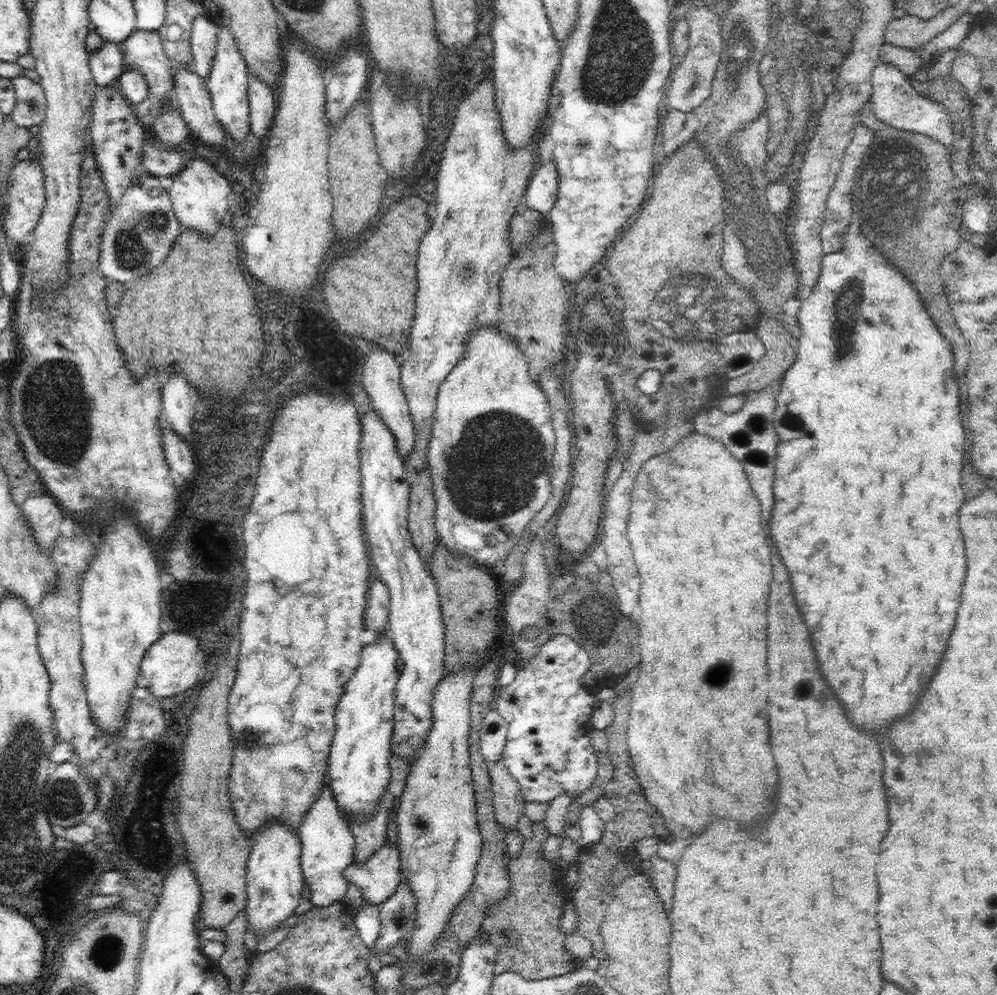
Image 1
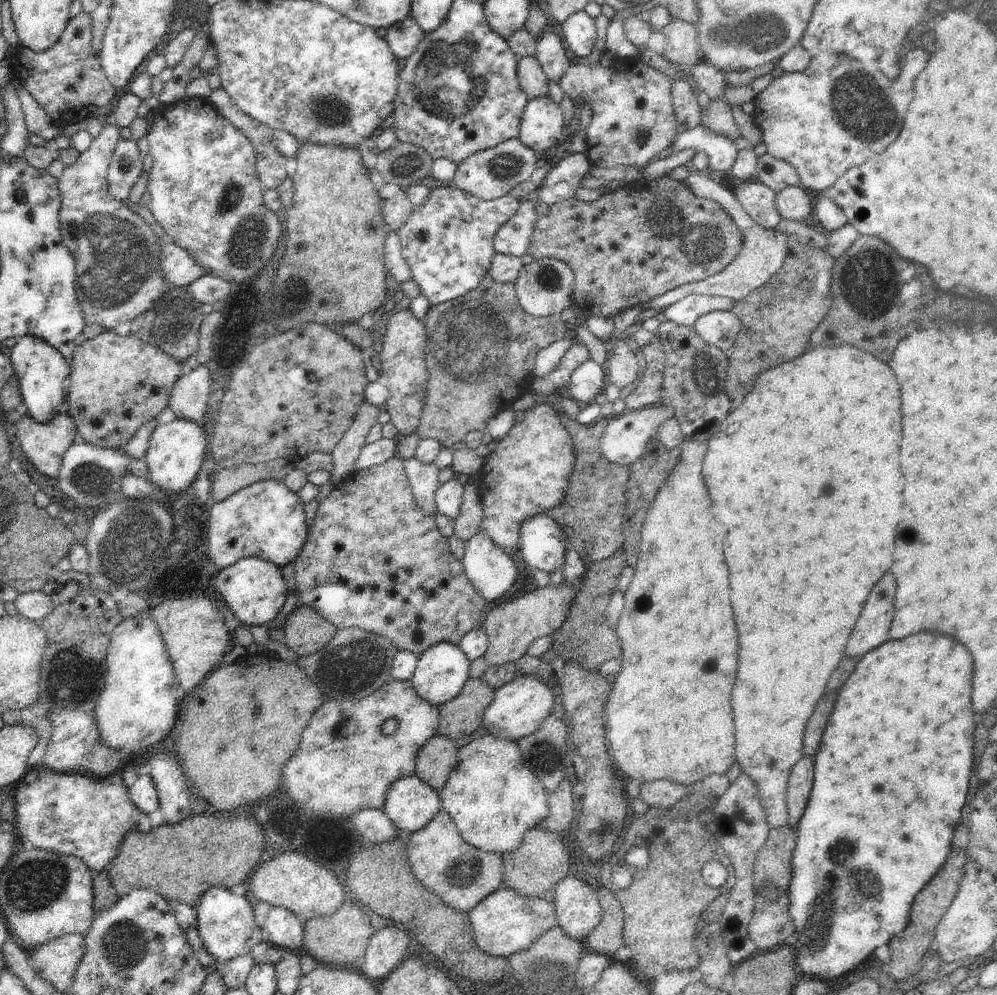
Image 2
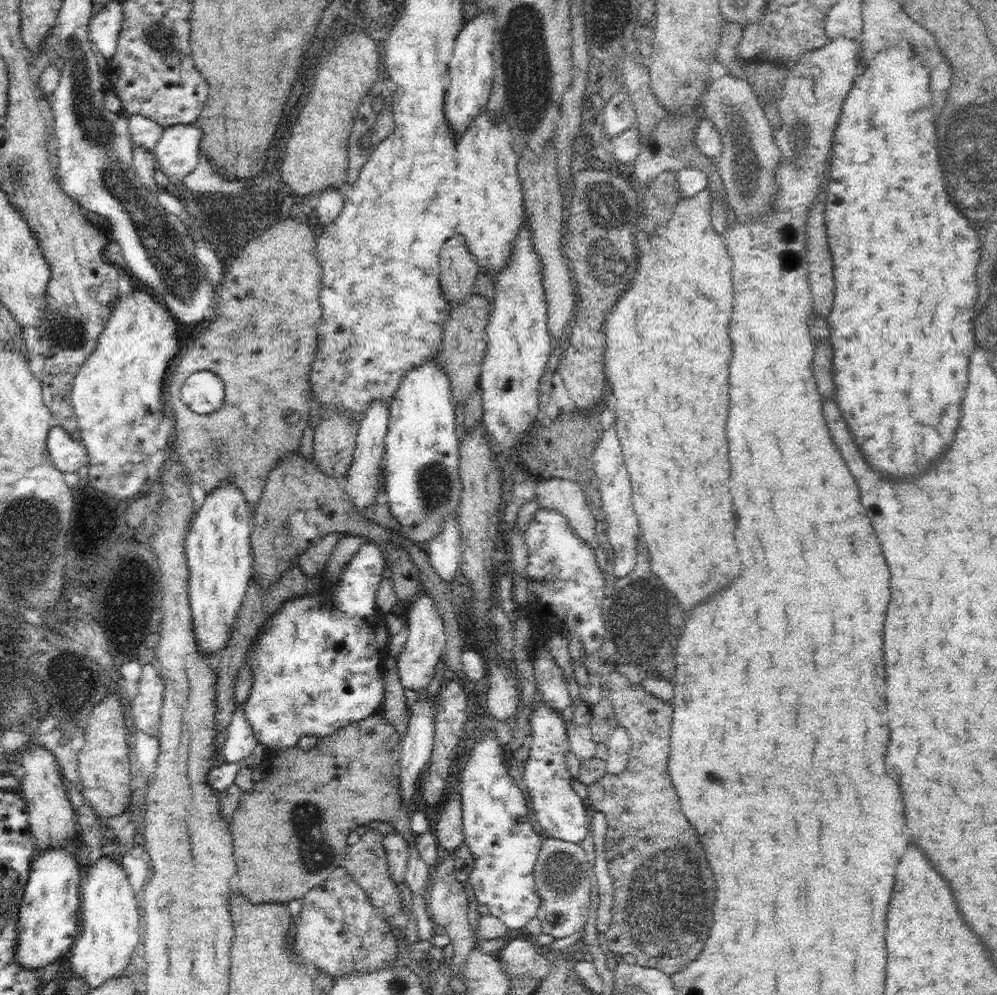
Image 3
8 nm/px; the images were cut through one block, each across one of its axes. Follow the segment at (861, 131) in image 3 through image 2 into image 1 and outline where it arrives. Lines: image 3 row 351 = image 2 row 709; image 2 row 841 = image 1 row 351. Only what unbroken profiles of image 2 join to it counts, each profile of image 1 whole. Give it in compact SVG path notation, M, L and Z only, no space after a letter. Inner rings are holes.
M847 230L843 236L844 245L824 255L818 282L812 293L801 301L797 314L796 358L777 388L777 404L773 416L773 425L778 433L778 456L773 482L776 504L770 512L770 528L780 556L792 576L796 602L806 618L812 644L816 646L818 662L826 680L846 704L850 718L858 726L882 732L894 718L908 714L916 706L918 694L928 686L954 628L956 610L966 578L965 544L958 528L958 510L964 502L960 474L969 433L964 431L960 417L960 389L954 374L955 360L951 344L942 336L930 313L926 311L914 283L896 266L892 266L862 231Z

